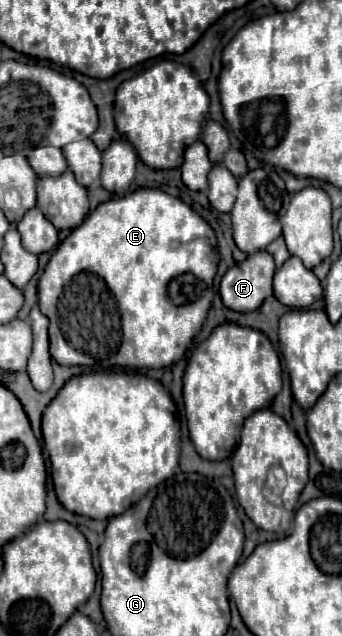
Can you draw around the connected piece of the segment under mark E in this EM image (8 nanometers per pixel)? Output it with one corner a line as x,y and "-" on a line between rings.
136,189
130,195
112,197
106,203
100,203
80,227
76,227
54,251
54,255
48,261
48,267
44,269
40,281
38,281
38,297
40,297
40,309
50,319
50,353
60,365
84,365
84,367
98,367
98,369
110,369
110,367
130,367
130,369
160,369
176,363
178,359
184,361
184,371
187,359
182,359
186,347
190,345
192,337
196,335
198,327
202,327
206,313
212,303
212,279
216,275
216,233
214,229
182,199
168,195
160,189

